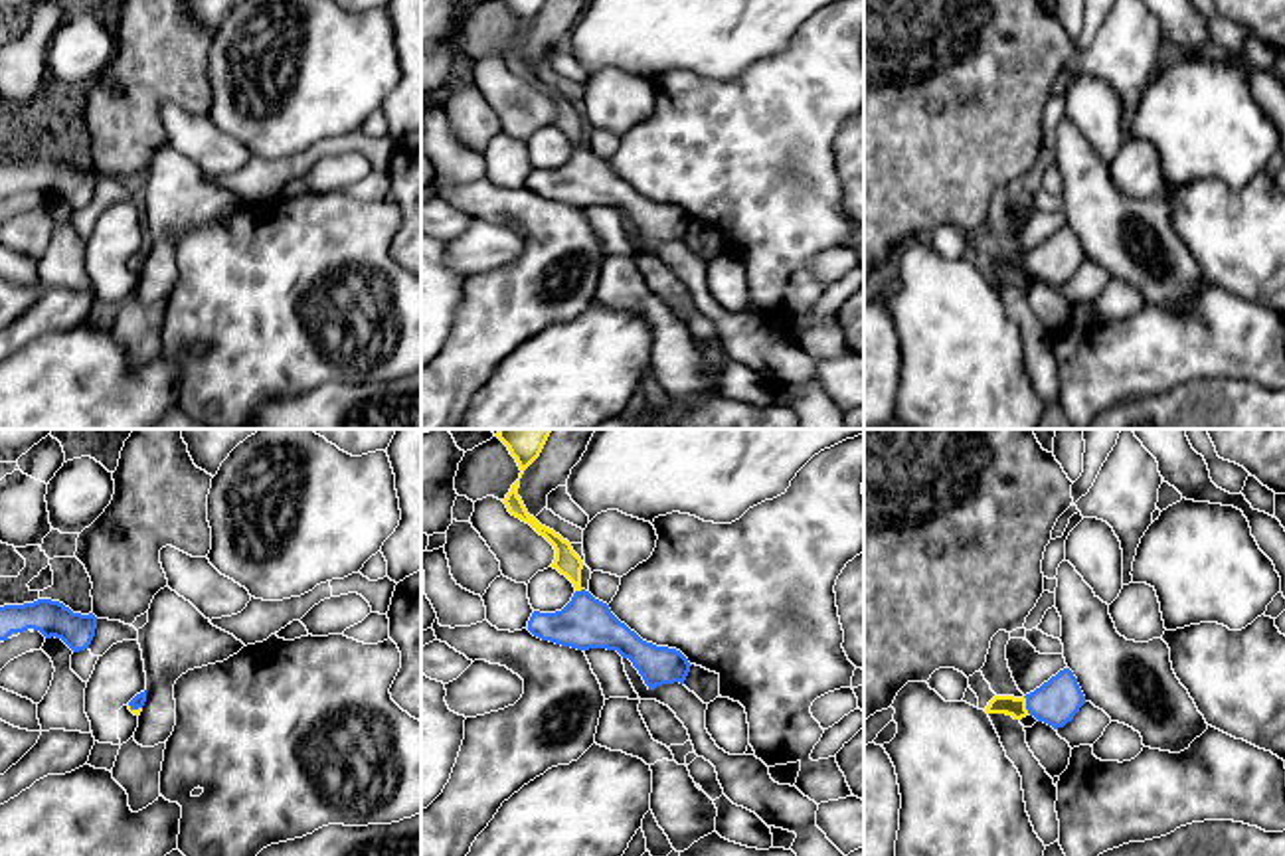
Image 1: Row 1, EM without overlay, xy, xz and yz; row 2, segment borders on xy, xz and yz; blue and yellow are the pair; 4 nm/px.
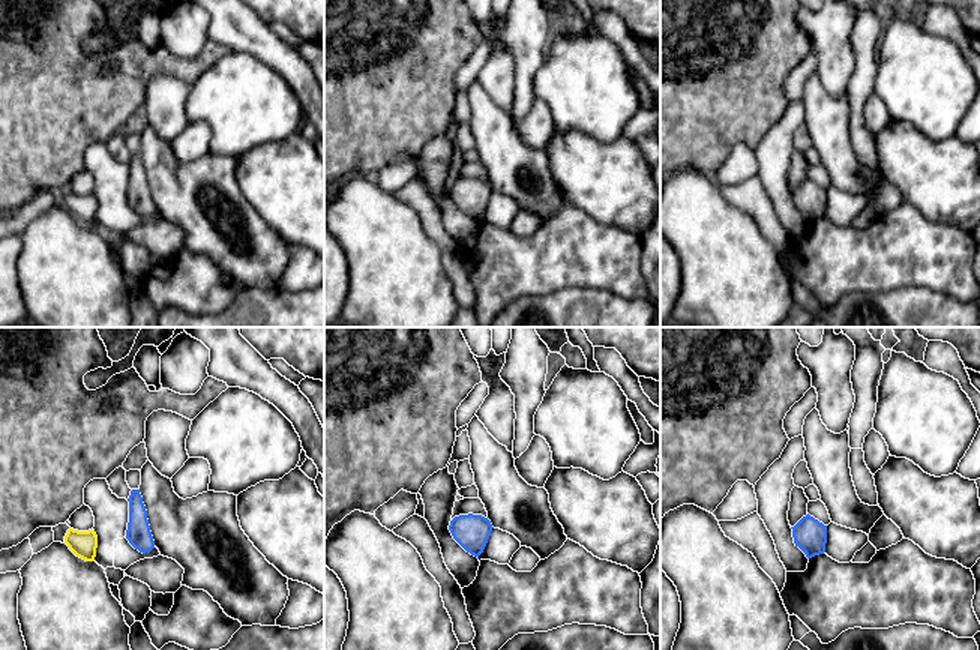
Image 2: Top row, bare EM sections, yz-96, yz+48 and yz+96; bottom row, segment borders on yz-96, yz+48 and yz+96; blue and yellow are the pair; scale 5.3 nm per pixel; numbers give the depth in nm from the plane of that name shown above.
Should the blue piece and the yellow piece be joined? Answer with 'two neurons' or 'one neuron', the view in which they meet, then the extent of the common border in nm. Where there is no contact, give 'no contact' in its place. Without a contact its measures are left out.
one neuron | yz | 80 nm

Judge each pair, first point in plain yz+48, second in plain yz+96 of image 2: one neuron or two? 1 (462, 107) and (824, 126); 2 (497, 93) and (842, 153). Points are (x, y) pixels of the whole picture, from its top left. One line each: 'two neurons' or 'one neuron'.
1: two neurons
2: two neurons

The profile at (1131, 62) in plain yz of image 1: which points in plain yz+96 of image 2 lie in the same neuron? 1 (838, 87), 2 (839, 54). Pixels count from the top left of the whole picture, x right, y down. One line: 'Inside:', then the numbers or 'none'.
Inside: none

